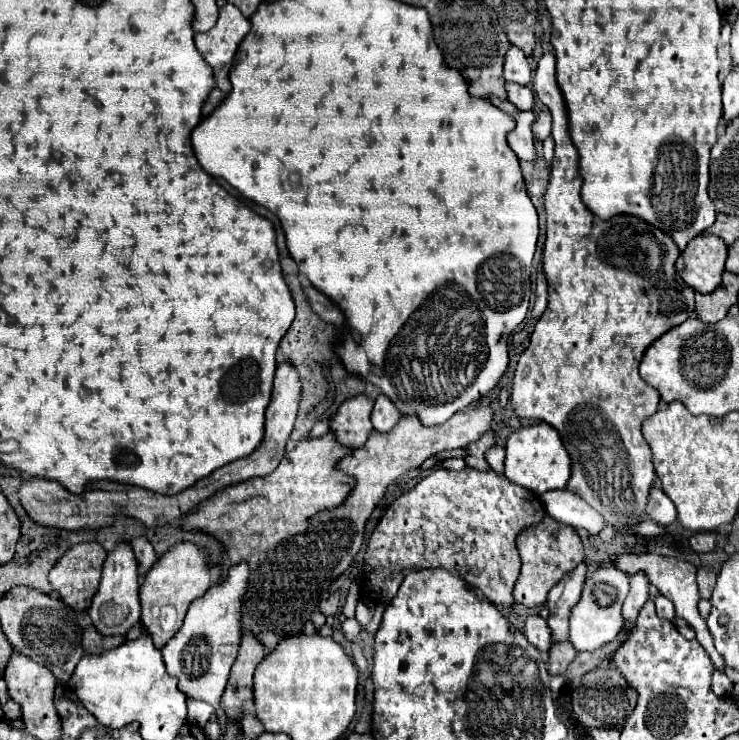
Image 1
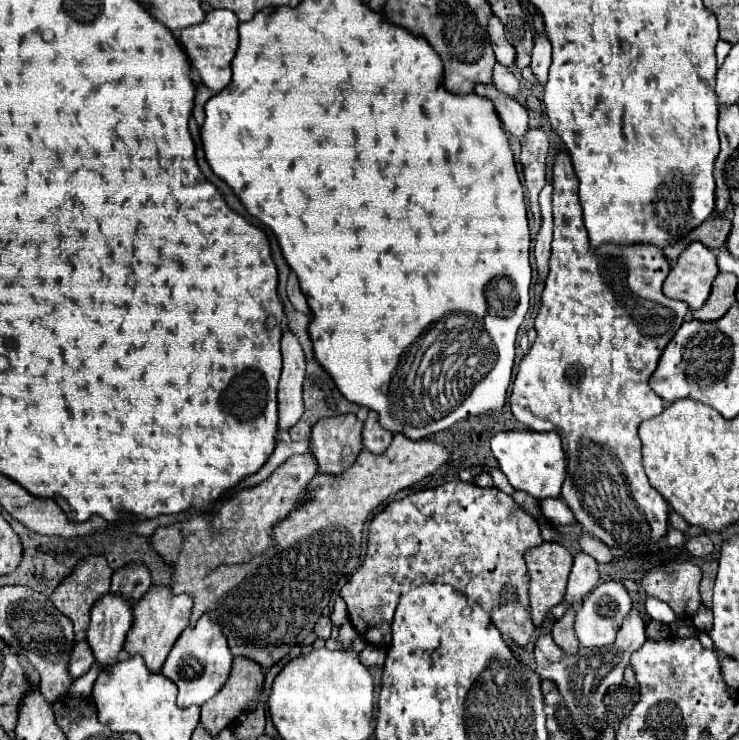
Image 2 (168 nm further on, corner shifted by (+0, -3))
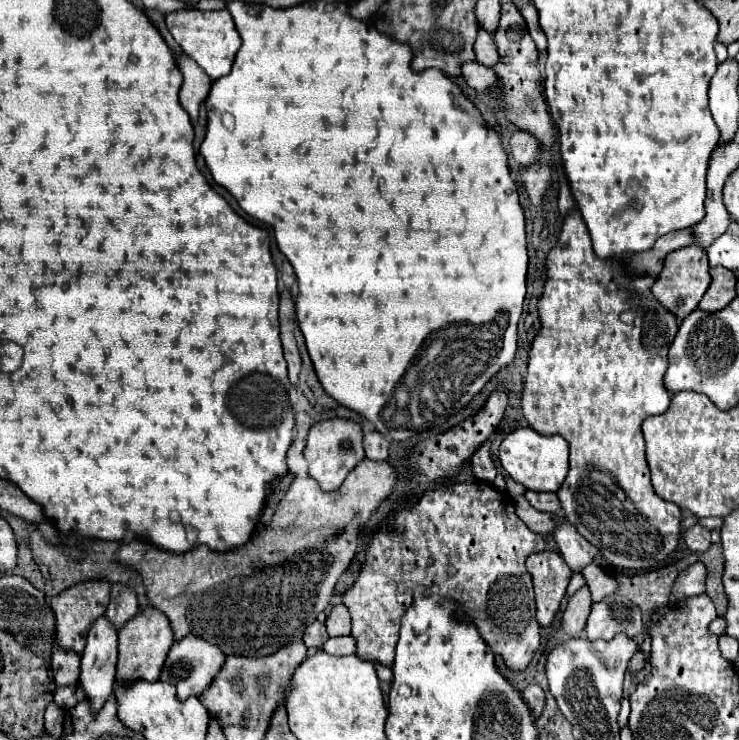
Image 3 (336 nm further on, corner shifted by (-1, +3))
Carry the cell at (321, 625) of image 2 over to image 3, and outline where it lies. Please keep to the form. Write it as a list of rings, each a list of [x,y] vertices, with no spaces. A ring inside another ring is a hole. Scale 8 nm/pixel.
[[[314,621],[314,623],[306,629],[306,633],[304,633],[304,637],[302,637],[302,641],[306,643],[306,647],[316,647],[316,649],[320,649],[326,639],[328,639],[326,625],[324,625],[324,623],[318,623],[318,621]]]

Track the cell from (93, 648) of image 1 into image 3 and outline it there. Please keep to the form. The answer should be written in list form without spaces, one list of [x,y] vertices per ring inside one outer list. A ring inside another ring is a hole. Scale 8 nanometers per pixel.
[[[56,649],[52,655],[52,673],[56,687],[76,685],[80,675],[80,657],[74,651]]]

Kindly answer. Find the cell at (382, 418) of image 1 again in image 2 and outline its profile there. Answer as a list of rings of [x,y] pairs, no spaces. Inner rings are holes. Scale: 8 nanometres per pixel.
[[[369,411],[369,417],[363,427],[363,445],[373,453],[381,453],[387,449],[391,439],[393,439],[393,433],[379,425],[379,415],[375,411]]]

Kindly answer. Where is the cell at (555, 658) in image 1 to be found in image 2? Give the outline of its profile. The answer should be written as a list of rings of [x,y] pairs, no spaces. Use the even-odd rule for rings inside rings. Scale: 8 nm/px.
[[[575,609],[567,611],[555,625],[553,625],[553,639],[555,643],[569,655],[575,655],[579,651],[579,641],[573,631],[573,621],[575,621]]]

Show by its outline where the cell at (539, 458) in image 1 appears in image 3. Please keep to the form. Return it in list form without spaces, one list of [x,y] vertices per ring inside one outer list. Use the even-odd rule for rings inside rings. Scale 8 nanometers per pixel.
[[[520,427],[506,435],[500,445],[500,463],[504,471],[520,485],[530,491],[556,493],[568,473],[568,443],[560,435],[540,435],[532,427]]]

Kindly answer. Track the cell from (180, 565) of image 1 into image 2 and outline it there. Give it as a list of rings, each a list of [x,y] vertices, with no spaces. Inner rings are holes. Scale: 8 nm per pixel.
[[[159,585],[159,587],[151,587],[143,599],[139,599],[133,607],[133,627],[127,633],[125,639],[125,651],[129,655],[141,655],[147,663],[147,667],[151,671],[161,671],[163,661],[167,659],[173,643],[177,641],[177,637],[183,633],[183,629],[189,625],[191,619],[191,609],[193,609],[193,601],[191,595],[173,595],[169,585]]]

